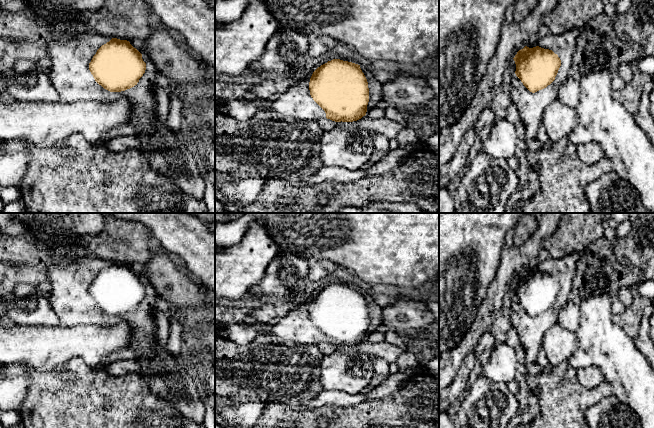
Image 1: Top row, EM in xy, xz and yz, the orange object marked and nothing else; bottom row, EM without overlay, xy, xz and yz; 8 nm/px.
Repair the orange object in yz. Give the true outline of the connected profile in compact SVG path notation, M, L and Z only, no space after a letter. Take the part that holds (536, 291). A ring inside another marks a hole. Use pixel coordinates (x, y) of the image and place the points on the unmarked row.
M582 251L572 253L559 259L549 258L540 262L536 271L525 270L513 282L516 295L511 304L511 325L516 330L519 344L524 349L525 365L537 362L546 331L558 323L558 315L569 301L572 282L582 253Z

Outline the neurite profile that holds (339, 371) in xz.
M336 350L324 355L320 363L320 382L323 389L327 391L339 391L350 395L359 394L371 384L373 375L373 361L365 353L348 354L342 350Z

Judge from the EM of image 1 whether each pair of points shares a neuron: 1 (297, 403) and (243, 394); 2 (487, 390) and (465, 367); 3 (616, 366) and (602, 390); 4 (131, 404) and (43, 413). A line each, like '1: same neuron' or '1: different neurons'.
1: same neuron
2: different neurons
3: different neurons
4: same neuron

